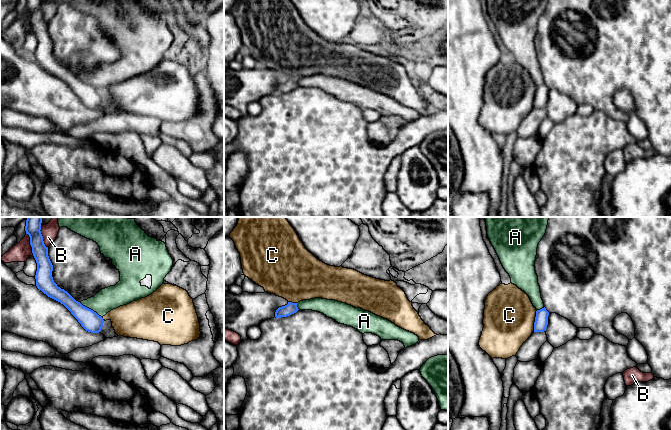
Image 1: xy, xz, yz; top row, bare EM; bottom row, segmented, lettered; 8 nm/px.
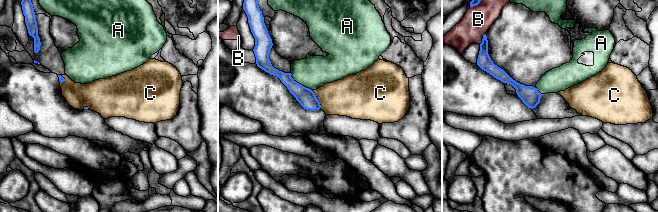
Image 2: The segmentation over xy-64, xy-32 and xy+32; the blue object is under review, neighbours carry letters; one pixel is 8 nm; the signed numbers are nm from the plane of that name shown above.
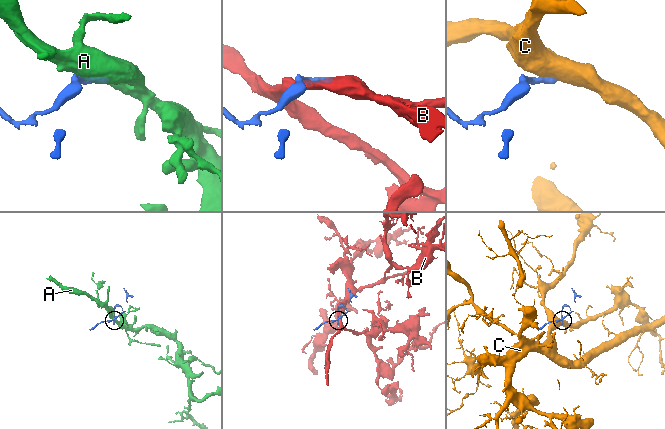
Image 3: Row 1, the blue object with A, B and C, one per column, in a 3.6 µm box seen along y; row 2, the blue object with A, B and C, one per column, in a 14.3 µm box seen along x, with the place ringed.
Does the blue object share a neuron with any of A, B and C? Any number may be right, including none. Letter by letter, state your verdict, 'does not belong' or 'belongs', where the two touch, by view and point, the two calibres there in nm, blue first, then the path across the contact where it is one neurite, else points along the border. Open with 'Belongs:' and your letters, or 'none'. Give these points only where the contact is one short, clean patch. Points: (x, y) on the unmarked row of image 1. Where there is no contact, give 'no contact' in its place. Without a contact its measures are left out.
Belongs: A
A: belongs; meets blue in xy at (90, 85); 160 nm thick on the blue side, 180 nm on the other
B: does not belong; meets blue in xy at (42, 12); 130 nm thick on the blue side, 130 nm on the other; border along xy (40, 1), (42, 16), (47, 23)
C: does not belong; meets blue in yz at (535, 96); 110 nm thick on the blue side, 420 nm on the other; border along yz (537, 86), (533, 106)

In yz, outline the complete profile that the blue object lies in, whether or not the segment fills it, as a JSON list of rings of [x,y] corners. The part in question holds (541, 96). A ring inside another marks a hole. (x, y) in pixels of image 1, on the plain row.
[[[486,0],[488,14],[494,23],[500,38],[509,50],[511,59],[524,67],[536,84],[534,108],[544,108],[548,101],[549,88],[541,74],[535,36],[538,20],[546,9],[548,0]]]

